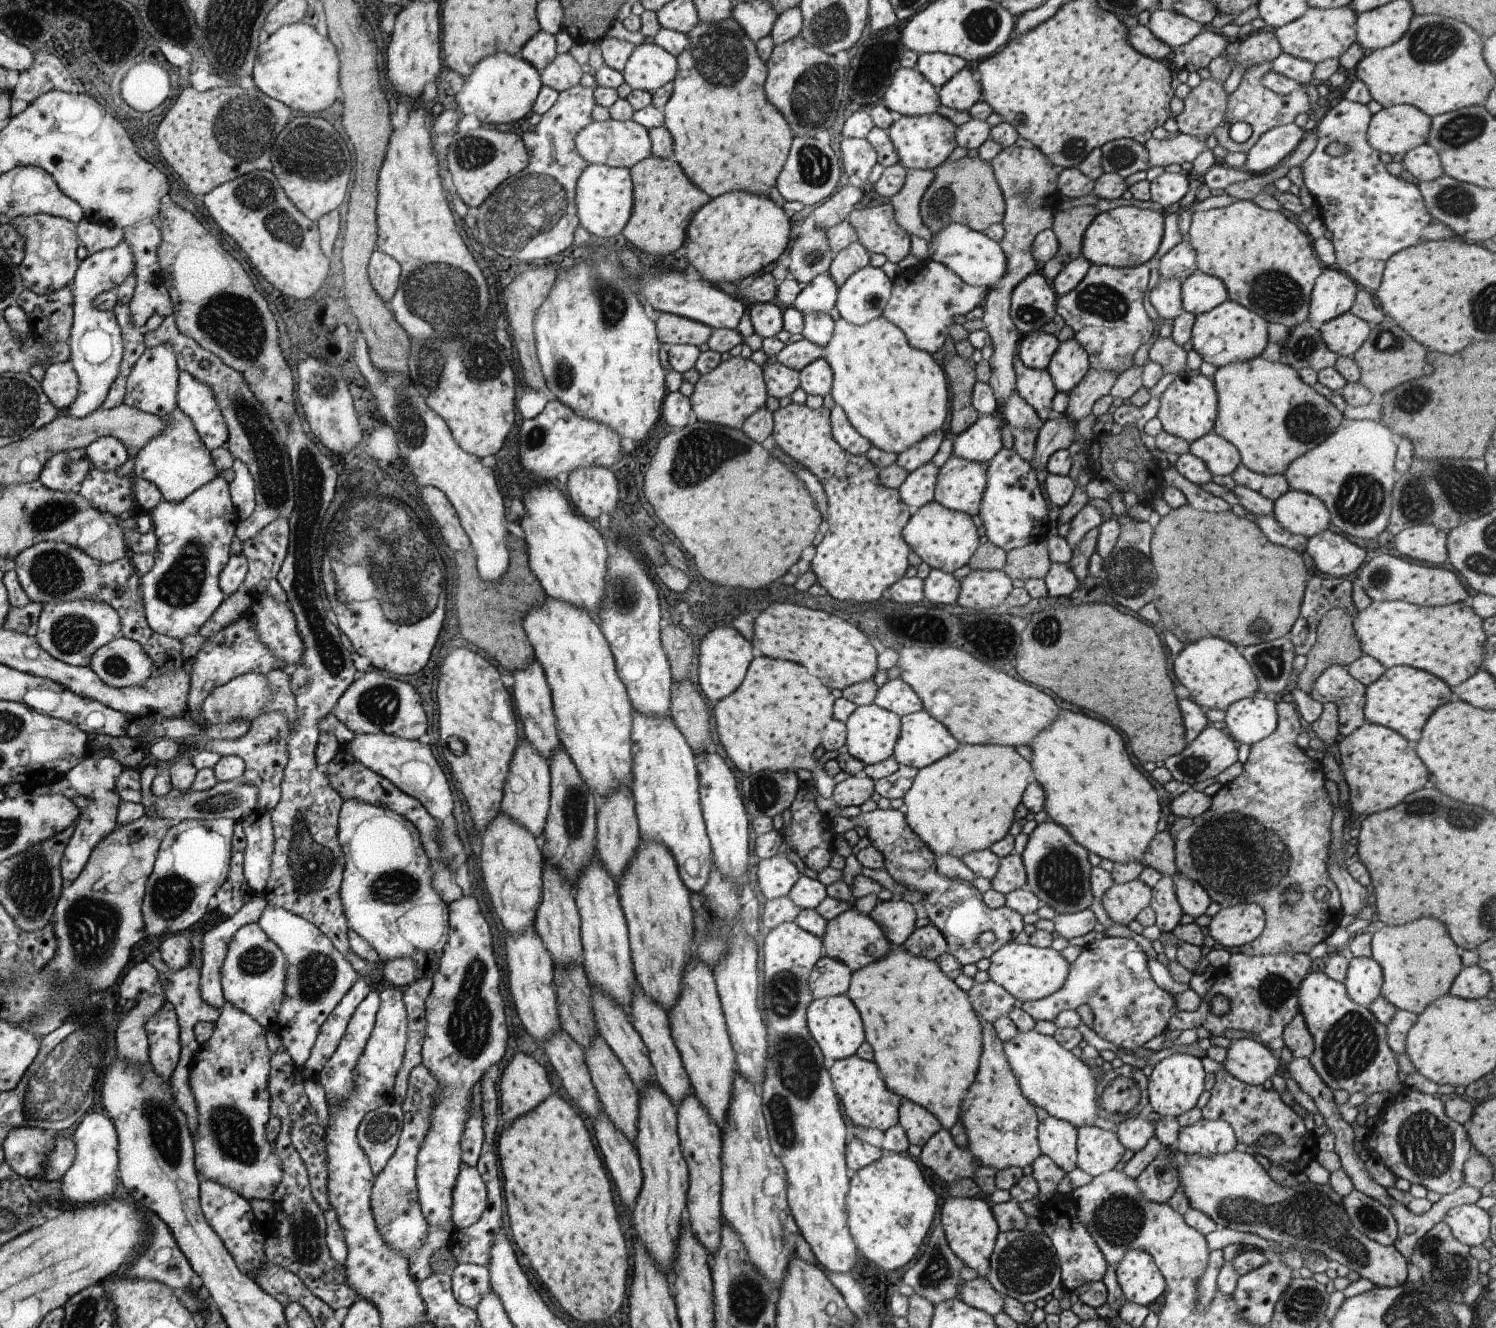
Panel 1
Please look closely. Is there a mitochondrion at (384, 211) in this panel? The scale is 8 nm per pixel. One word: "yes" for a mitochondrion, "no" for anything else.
no

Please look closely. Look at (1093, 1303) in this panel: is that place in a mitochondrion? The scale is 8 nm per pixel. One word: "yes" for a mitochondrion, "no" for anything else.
no

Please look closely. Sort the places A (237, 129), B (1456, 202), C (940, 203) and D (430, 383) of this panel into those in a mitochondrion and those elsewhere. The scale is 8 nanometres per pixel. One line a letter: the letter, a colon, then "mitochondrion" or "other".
A: mitochondrion
B: mitochondrion
C: mitochondrion
D: mitochondrion

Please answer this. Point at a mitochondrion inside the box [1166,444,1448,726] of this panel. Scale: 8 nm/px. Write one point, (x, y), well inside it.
(1358, 500)

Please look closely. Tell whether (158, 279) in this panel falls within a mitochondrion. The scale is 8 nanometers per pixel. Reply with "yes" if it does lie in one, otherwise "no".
no

